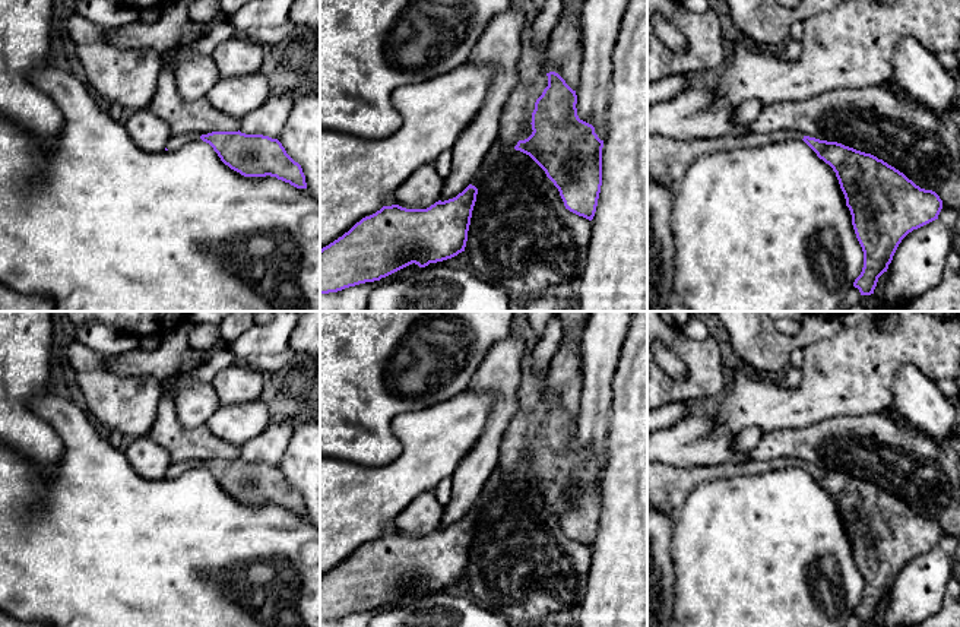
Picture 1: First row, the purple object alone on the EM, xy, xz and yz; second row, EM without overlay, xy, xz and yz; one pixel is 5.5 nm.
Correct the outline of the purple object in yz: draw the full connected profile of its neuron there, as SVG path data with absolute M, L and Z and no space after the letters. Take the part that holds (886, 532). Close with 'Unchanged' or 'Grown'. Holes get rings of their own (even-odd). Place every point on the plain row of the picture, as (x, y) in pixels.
M788 457L691 468L647 462L647 504L678 516L693 490L707 479L786 468L804 468L836 500L864 579L864 595L853 614L861 623L874 621L878 605L887 599L902 567L938 547L942 536L942 528L935 519L921 516L883 487L837 469Z. Grown

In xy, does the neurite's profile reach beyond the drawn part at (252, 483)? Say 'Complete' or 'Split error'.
Split error

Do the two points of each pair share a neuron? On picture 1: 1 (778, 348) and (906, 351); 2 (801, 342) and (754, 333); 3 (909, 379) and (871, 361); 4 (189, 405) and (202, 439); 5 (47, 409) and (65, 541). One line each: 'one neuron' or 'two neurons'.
1: two neurons
2: one neuron
3: two neurons
4: two neurons
5: one neuron

